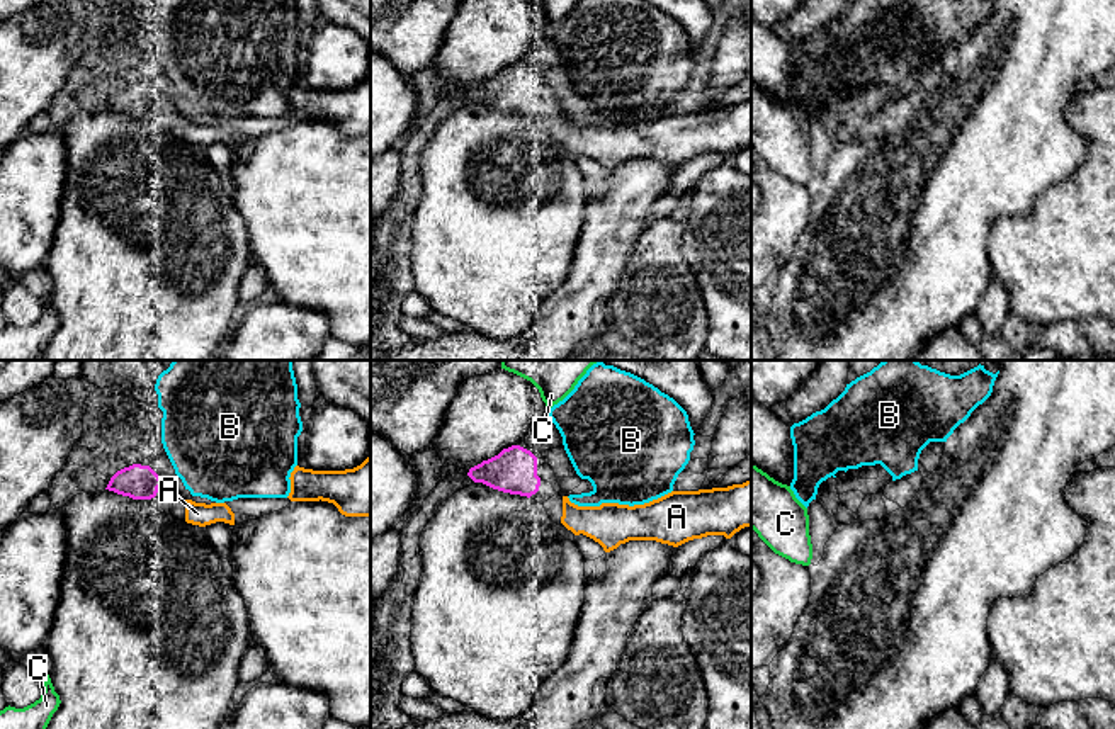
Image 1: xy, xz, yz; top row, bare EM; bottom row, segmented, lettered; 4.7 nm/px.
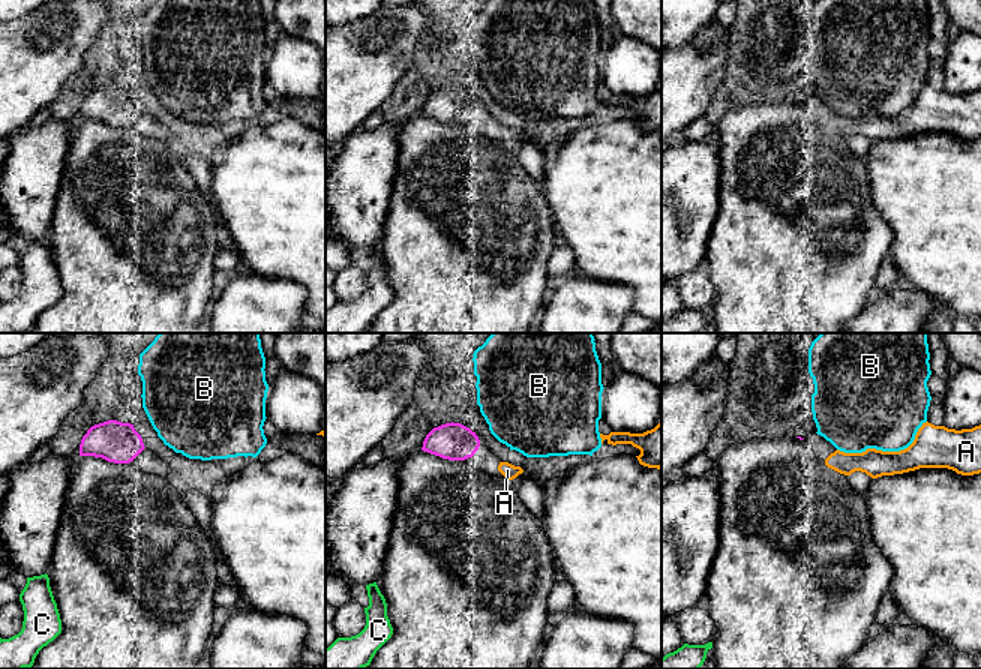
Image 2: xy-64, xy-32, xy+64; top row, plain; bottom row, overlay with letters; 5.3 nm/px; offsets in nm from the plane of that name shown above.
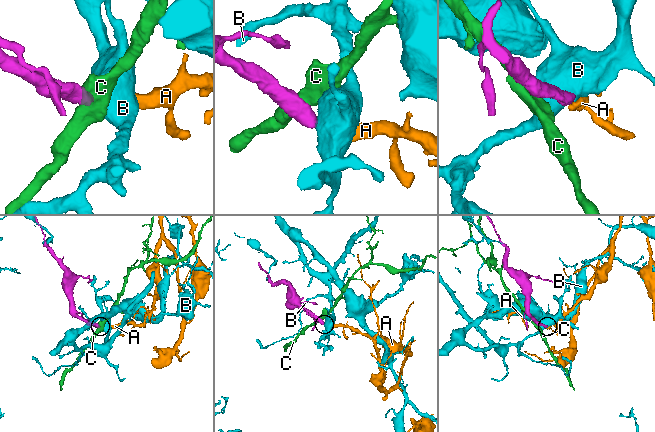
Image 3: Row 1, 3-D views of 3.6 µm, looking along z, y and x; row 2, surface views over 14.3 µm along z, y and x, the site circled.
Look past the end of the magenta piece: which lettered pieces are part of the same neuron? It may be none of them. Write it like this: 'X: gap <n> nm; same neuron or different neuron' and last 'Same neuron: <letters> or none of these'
A: gap 120 nm; same neuron
B: gap 80 nm; different neuron
C: gap 190 nm; different neuron
Same neuron: A

